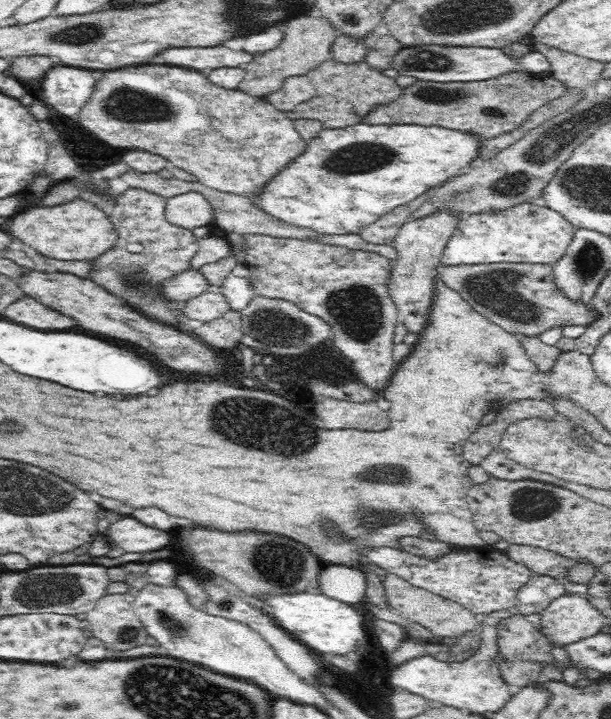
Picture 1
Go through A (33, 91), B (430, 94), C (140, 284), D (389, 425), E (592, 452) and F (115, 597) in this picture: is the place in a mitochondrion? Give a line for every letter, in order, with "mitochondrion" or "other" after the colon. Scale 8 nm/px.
A: other
B: mitochondrion
C: mitochondrion
D: other
E: other
F: other

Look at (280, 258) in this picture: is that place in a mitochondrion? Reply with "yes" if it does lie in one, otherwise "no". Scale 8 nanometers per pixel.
no

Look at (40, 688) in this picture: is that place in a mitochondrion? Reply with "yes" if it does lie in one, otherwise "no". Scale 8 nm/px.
no

